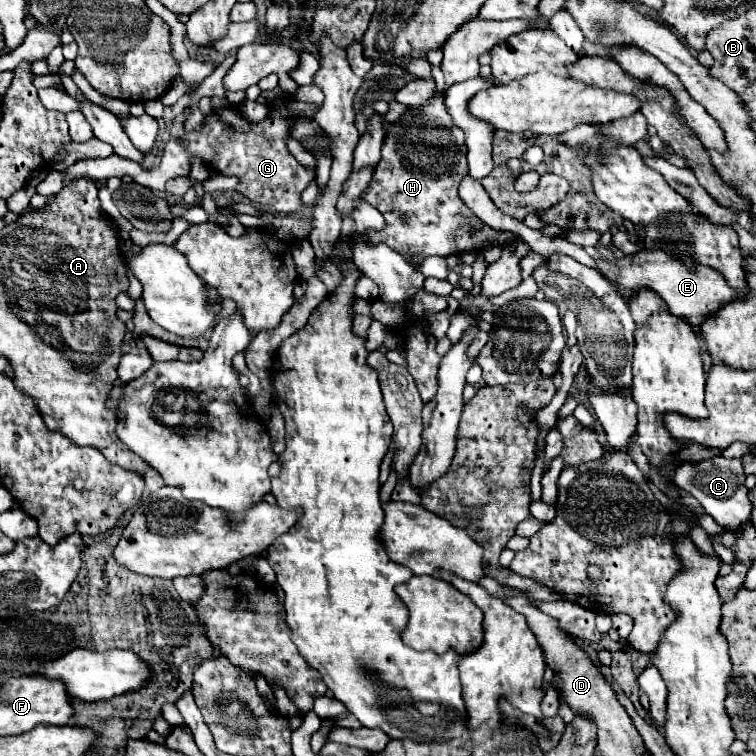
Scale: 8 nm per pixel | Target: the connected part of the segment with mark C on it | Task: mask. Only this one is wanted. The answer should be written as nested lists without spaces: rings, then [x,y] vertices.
[[[721,455],[697,463],[687,461],[679,465],[679,469],[675,469],[675,485],[679,489],[689,491],[703,505],[703,509],[717,521],[717,525],[733,531],[739,529],[743,523],[747,523],[751,517],[751,501],[747,497],[747,489],[743,483],[745,483],[745,473],[741,461],[727,459]]]

